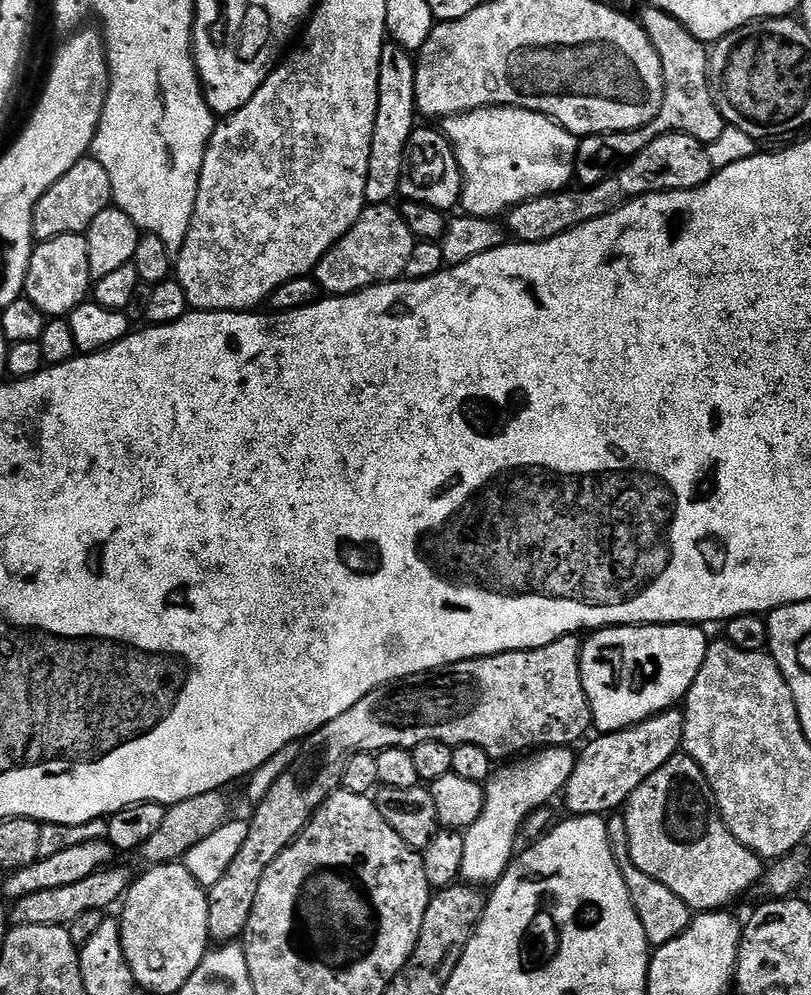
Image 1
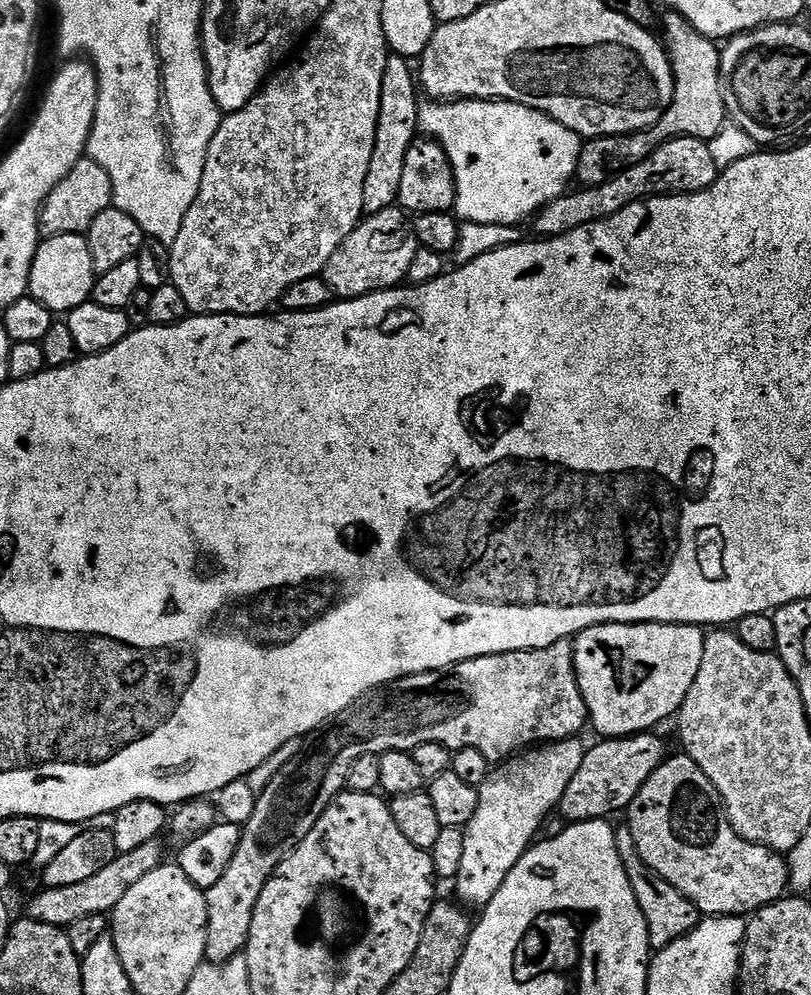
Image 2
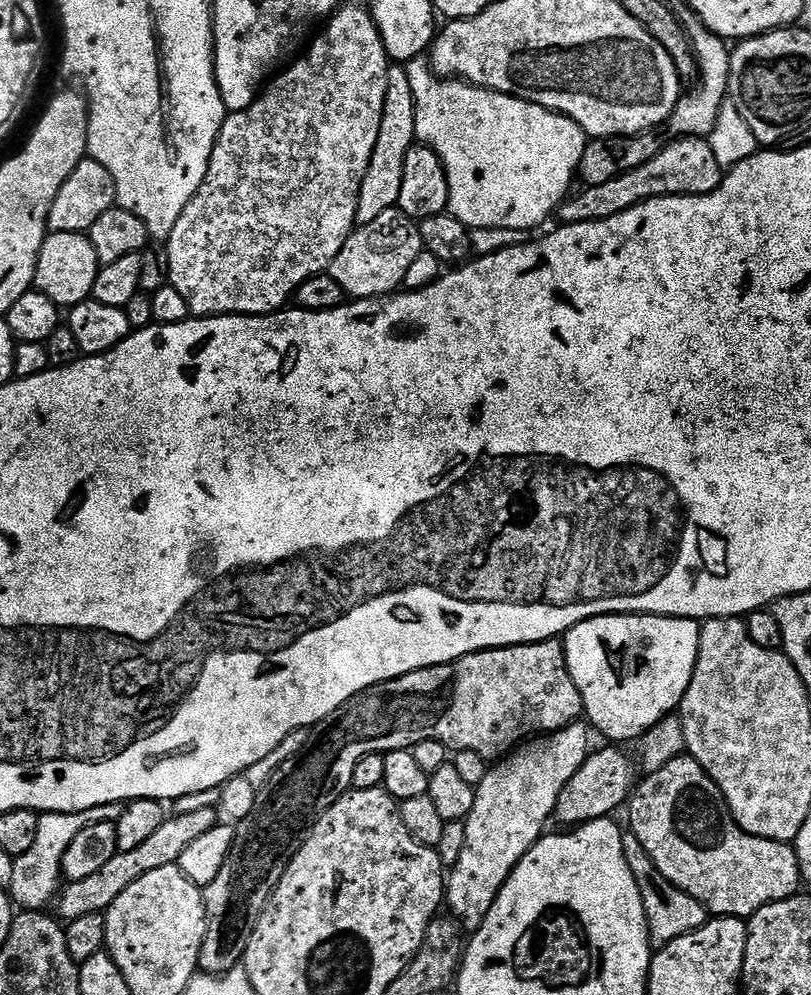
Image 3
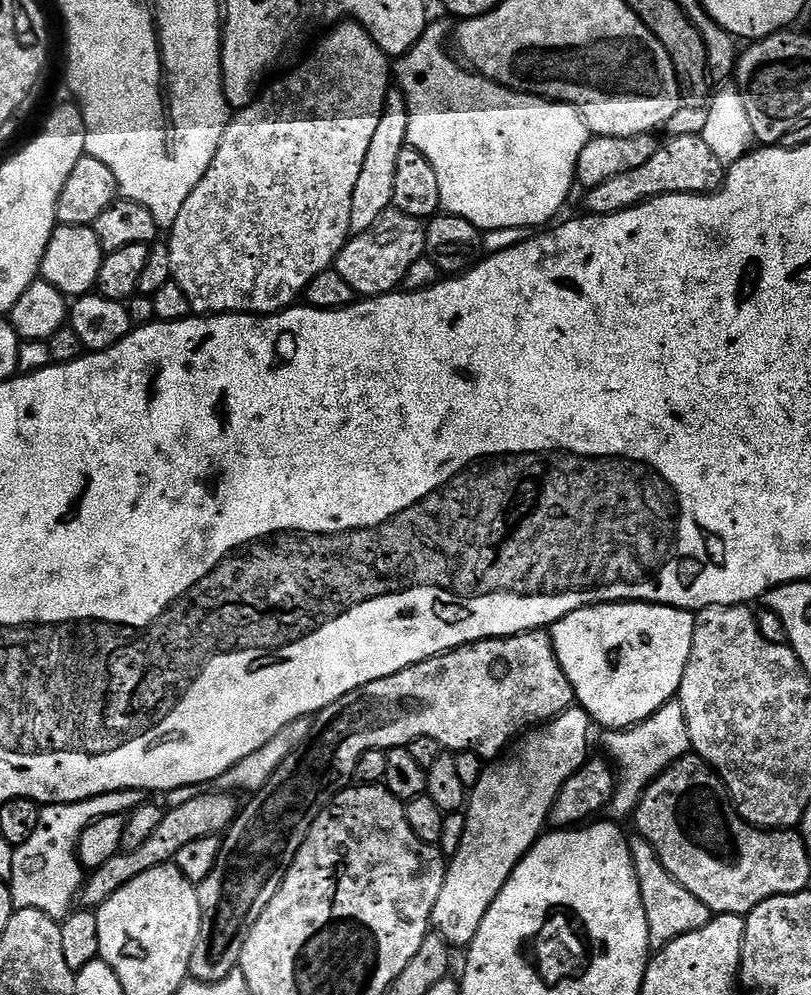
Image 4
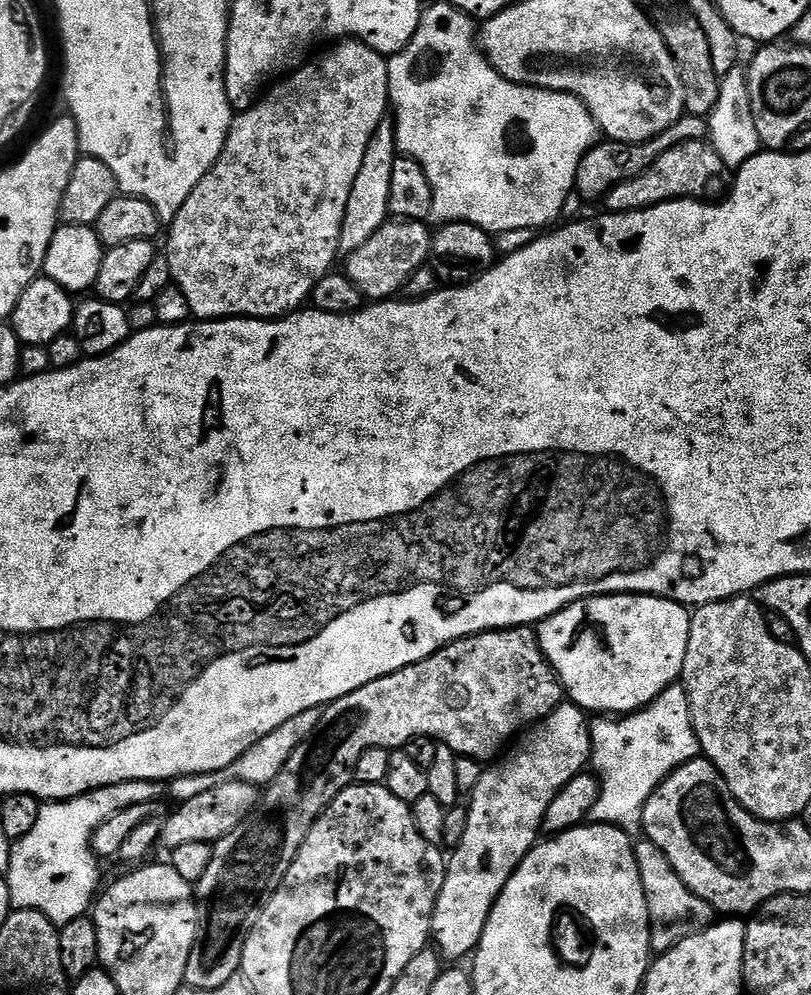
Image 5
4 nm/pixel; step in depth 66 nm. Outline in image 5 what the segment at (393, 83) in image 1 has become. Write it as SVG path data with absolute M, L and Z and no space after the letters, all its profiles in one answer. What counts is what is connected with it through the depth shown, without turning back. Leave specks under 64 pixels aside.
M385 118L378 130L374 130L370 146L366 146L362 170L358 170L358 178L354 178L354 187L350 189L350 202L346 202L346 218L342 218L341 253L347 254L366 246L366 242L370 242L370 238L374 238L376 231L389 219L390 170L394 170L397 155L395 123Z

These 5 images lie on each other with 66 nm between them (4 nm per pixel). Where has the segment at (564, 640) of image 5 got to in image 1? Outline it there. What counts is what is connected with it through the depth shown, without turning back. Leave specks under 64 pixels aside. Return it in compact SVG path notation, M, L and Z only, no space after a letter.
M641 624L639 626L613 626L593 631L589 640L585 639L580 645L580 673L582 674L582 686L588 695L588 704L592 707L592 723L597 733L620 732L624 728L631 728L634 724L641 724L644 720L651 720L653 716L669 711L673 706L679 705L688 695L690 686L698 674L698 670L704 661L705 629L694 624Z

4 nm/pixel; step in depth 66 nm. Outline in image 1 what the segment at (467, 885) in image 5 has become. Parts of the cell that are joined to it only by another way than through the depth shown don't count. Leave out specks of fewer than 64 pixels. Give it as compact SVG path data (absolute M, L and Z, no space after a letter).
M571 747L541 748L493 771L484 785L482 814L478 822L474 822L464 832L460 875L467 883L473 886L492 886L504 877L517 851L516 839L520 836L520 827L527 822L531 812L538 811L543 804L550 803L555 796L557 799L563 793L576 765L576 757L577 753Z

